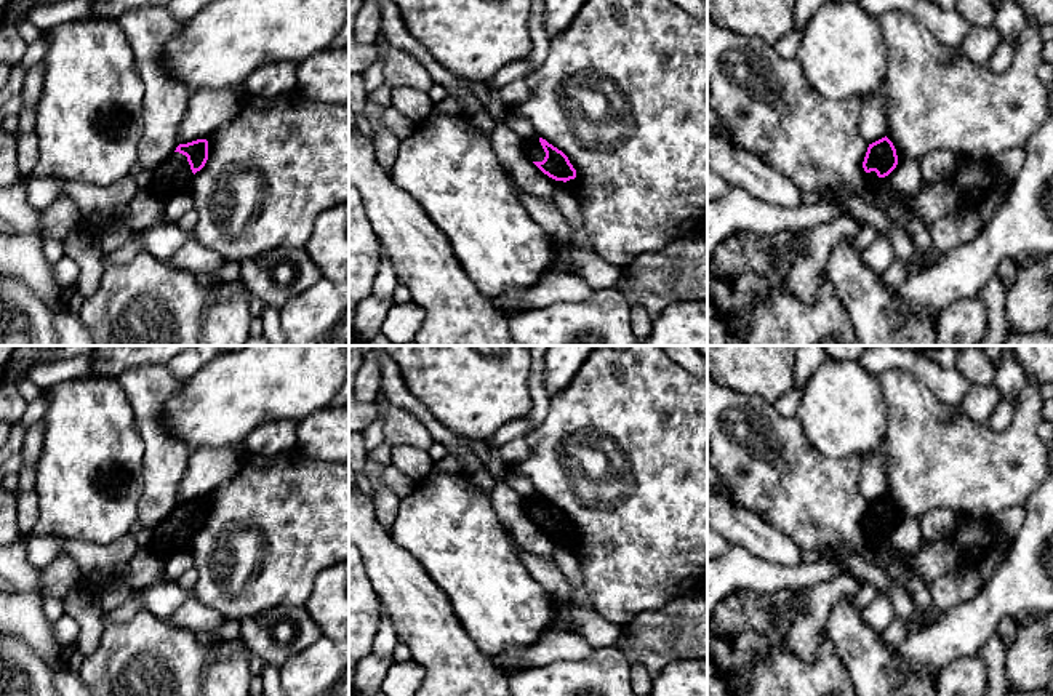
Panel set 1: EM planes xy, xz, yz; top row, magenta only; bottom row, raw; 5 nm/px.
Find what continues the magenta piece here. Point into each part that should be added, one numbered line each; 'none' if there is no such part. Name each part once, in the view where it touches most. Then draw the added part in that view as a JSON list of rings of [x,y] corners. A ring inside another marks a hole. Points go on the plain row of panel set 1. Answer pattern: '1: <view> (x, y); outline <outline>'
1: xz (533, 508); outline [[[535,494],[533,498],[523,499],[523,507],[526,515],[531,520],[543,520],[546,515],[546,510],[539,501],[539,494]]]

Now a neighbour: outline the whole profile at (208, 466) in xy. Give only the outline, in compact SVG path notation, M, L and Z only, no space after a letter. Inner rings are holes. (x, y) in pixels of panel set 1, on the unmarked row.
M243 443L232 446L200 446L194 450L179 483L178 504L206 498L218 485L238 472L246 456Z

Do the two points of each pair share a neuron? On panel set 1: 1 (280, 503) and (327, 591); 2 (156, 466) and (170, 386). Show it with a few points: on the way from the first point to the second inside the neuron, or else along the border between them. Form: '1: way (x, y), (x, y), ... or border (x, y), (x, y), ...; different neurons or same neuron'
1: border (332, 565), (316, 578), (312, 592), (303, 605); different neurons
2: way (156, 447), (152, 405); same neuron

